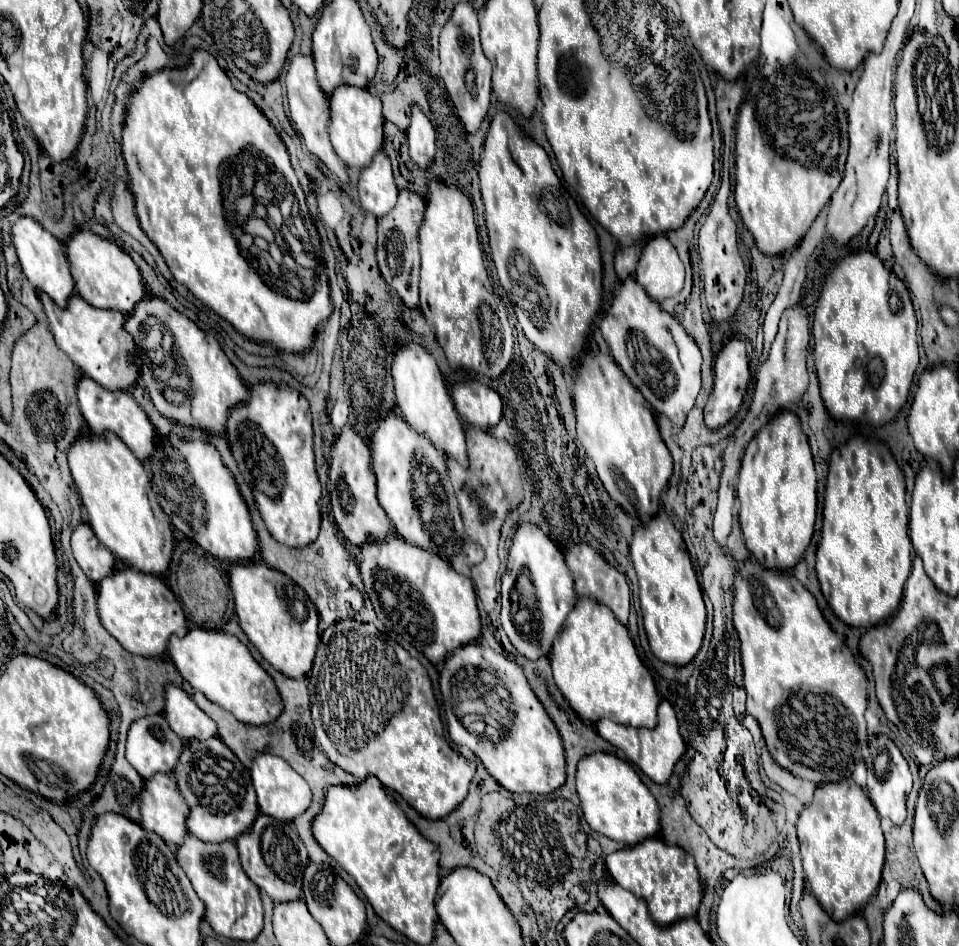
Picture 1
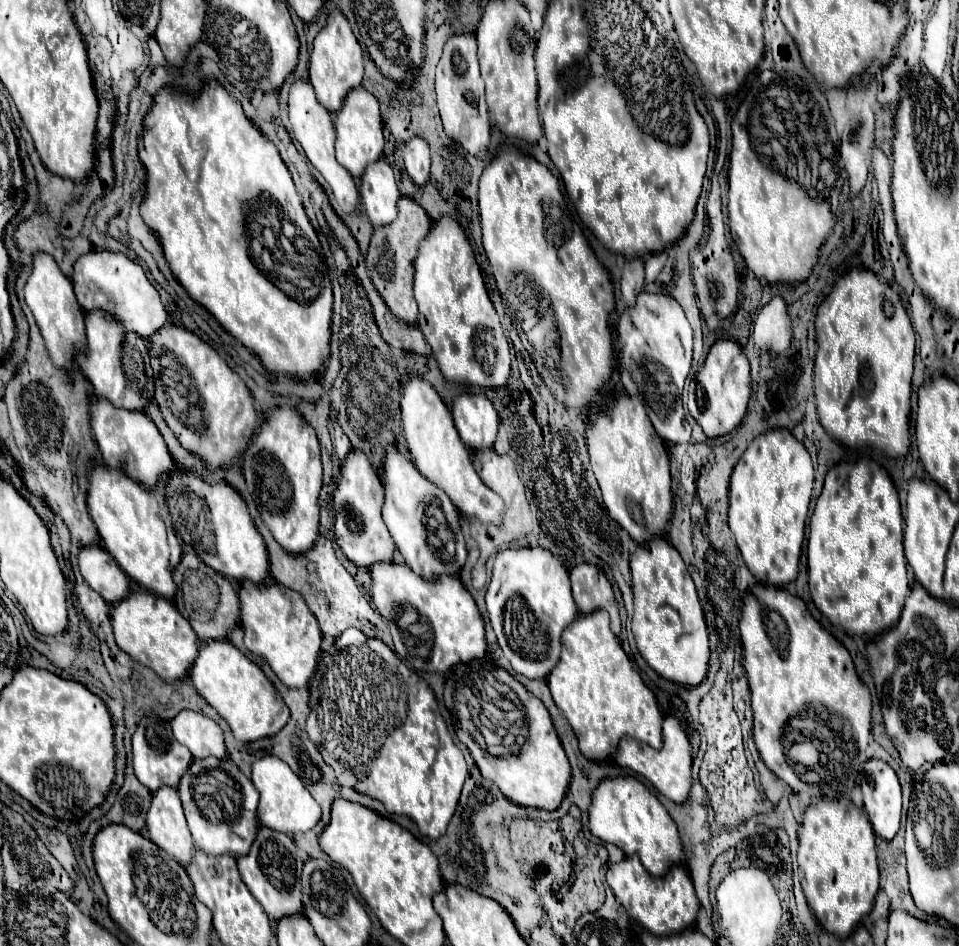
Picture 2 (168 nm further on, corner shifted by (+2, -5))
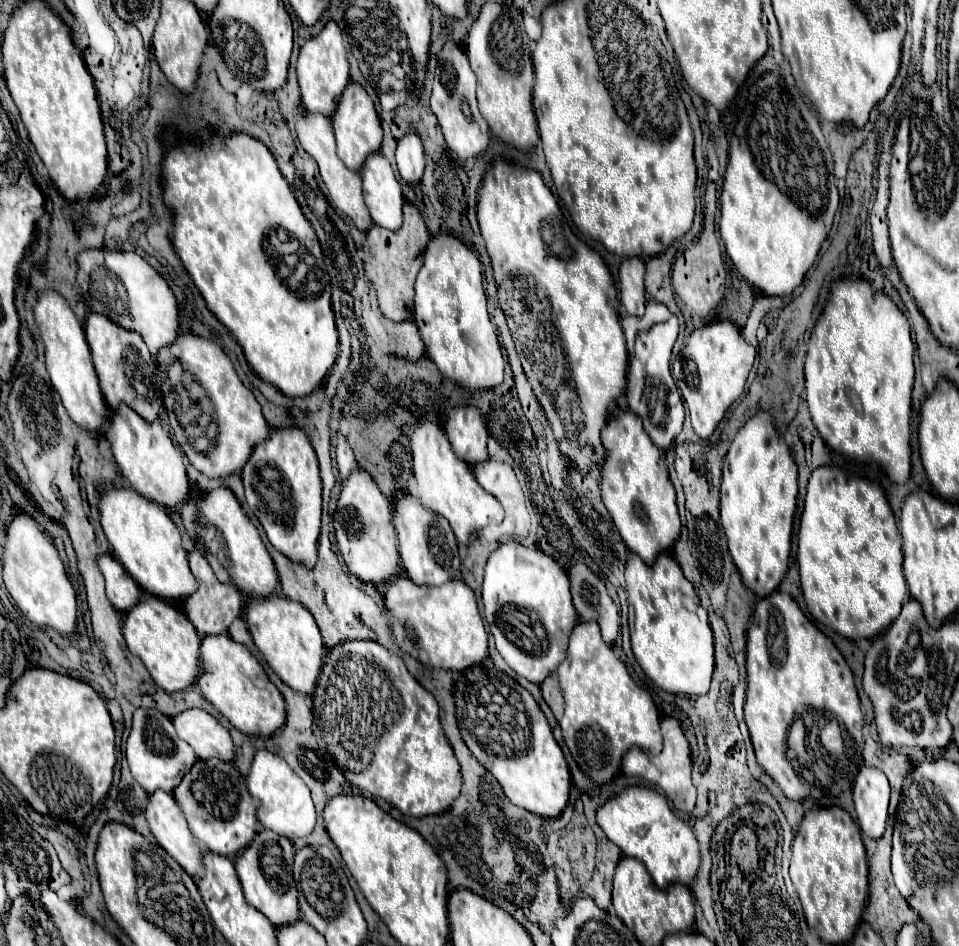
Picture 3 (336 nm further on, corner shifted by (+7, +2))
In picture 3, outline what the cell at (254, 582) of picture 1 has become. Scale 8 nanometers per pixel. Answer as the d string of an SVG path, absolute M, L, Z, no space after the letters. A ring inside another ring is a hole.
M273 596L265 602L253 600L247 608L245 620L255 640L255 646L259 648L267 664L275 670L275 674L295 692L311 696L323 668L325 644L319 628L315 626L315 618L309 614L309 610L289 598Z

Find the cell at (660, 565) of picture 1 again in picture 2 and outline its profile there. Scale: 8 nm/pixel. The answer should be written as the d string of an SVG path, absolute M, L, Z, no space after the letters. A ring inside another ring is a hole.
M652 537L648 543L636 547L630 571L634 593L632 631L640 655L664 679L680 685L698 685L706 677L710 647L704 611L688 565L668 539Z

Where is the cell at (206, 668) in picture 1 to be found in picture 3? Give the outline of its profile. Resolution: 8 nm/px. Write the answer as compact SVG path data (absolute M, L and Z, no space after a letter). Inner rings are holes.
M229 634L205 636L201 640L203 674L197 684L207 698L239 732L249 736L273 736L285 724L285 702L281 692L265 674L257 658Z

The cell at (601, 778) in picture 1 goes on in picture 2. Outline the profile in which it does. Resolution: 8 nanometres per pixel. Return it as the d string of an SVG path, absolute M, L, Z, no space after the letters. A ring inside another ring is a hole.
M606 777L592 791L588 829L594 837L616 845L626 855L640 855L642 865L654 875L666 873L670 863L682 863L684 851L678 829L664 805L636 777Z

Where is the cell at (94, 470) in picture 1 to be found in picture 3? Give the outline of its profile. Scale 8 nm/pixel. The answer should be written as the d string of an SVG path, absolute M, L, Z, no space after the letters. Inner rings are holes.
M109 488L101 494L99 514L113 556L145 592L161 600L183 600L197 590L199 582L189 570L187 552L181 548L181 534L161 506L145 500L135 490Z

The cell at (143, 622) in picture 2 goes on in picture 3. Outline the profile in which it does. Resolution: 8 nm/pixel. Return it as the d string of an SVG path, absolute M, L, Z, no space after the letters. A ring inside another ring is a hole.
M145 596L137 606L133 606L123 620L123 636L127 640L129 650L139 656L149 670L151 678L165 692L181 692L193 686L201 674L201 652L199 652L199 636L189 618L179 612L169 602Z

